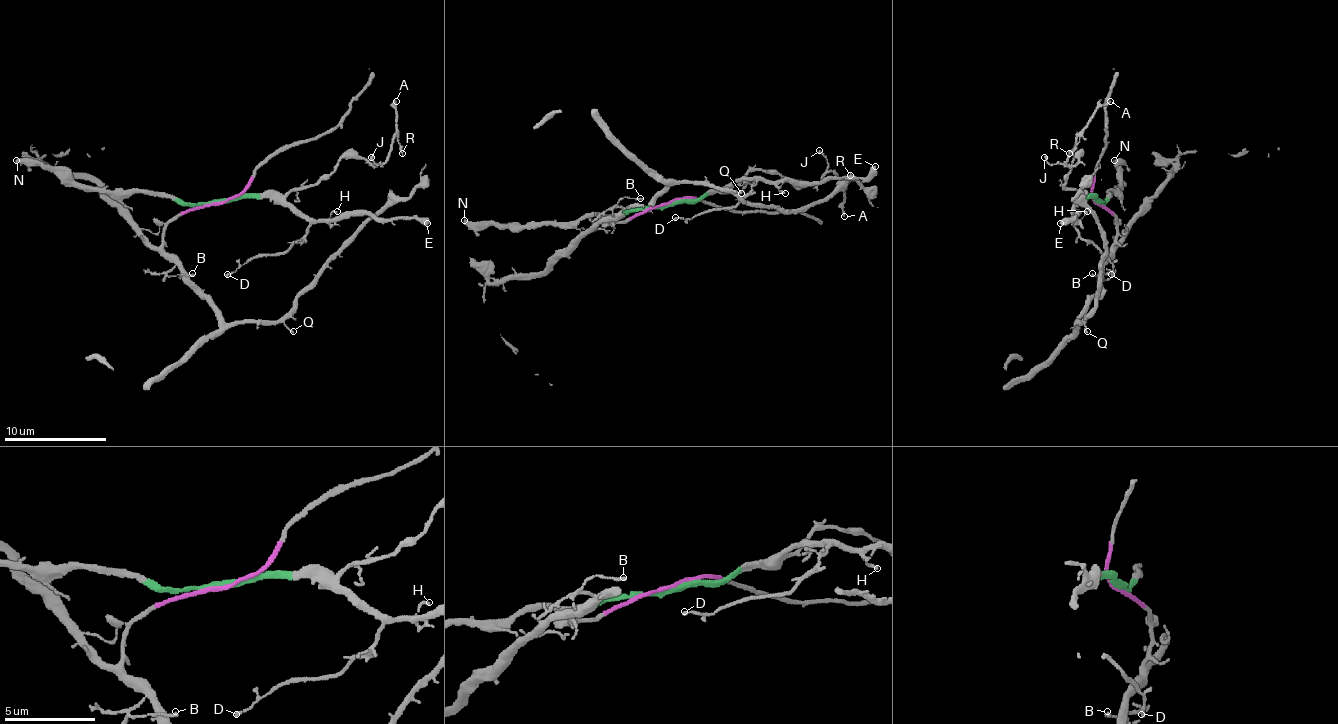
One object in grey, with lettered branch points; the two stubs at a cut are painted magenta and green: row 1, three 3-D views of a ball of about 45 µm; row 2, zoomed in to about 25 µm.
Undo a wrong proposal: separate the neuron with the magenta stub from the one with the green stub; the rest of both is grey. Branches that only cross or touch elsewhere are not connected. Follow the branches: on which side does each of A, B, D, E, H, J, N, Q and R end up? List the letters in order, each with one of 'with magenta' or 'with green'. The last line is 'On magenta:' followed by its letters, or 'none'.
A: with green
B: with magenta
D: with green
E: with green
H: with green
J: with green
N: with green
Q: with magenta
R: with green
On magenta: B, Q

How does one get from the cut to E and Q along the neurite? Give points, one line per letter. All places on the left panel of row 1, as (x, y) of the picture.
E: (219, 203), (278, 198), (311, 221), (365, 213), (378, 218), (417, 218), (427, 224)
Q: (219, 203), (201, 206), (173, 218), (162, 234), (162, 252), (227, 324), (283, 321), (293, 332)

